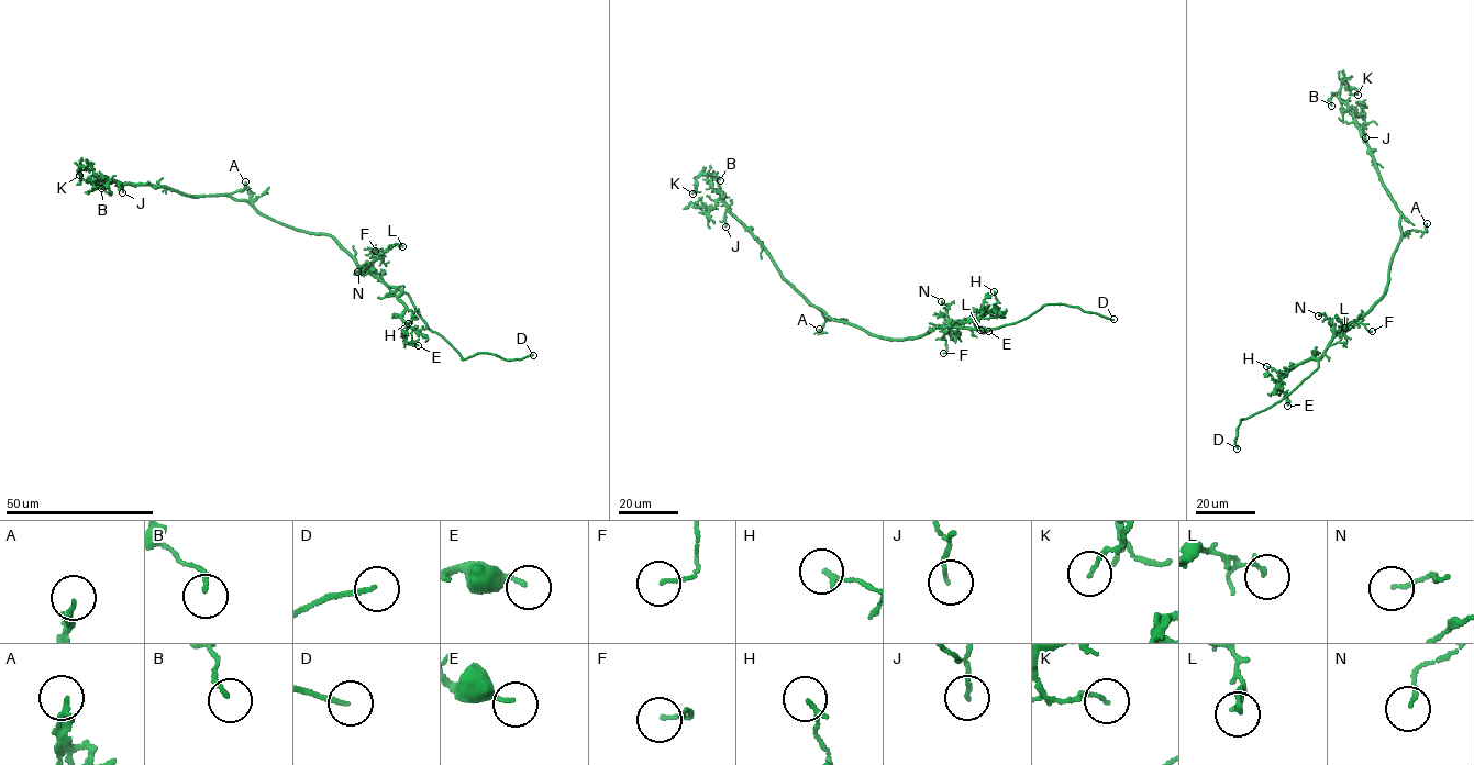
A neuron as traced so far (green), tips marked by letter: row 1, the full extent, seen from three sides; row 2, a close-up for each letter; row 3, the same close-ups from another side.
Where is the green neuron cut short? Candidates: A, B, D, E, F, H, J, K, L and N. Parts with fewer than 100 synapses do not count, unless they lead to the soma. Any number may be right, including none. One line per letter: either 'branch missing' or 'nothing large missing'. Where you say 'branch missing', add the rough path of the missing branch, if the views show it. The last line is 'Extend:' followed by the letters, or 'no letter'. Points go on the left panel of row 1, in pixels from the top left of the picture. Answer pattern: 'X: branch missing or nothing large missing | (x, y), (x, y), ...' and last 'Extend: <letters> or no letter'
A: nothing large missing
B: nothing large missing
D: branch missing
E: nothing large missing
F: nothing large missing
H: nothing large missing
J: nothing large missing
K: nothing large missing
L: nothing large missing
N: nothing large missing
Extend: D

